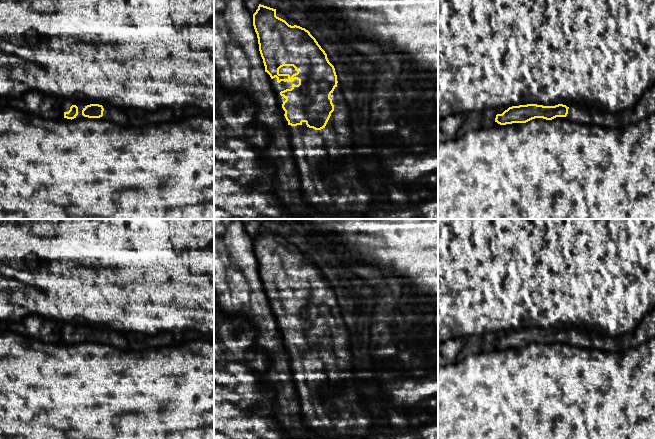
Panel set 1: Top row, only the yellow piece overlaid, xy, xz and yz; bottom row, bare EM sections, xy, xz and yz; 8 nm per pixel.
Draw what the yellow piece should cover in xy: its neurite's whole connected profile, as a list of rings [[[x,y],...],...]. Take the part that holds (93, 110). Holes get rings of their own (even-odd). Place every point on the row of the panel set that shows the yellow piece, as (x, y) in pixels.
[[[90,104],[83,108],[82,115],[88,118],[103,117],[108,120],[120,121],[122,118],[121,111],[112,107],[106,106],[105,108],[99,104]]]

